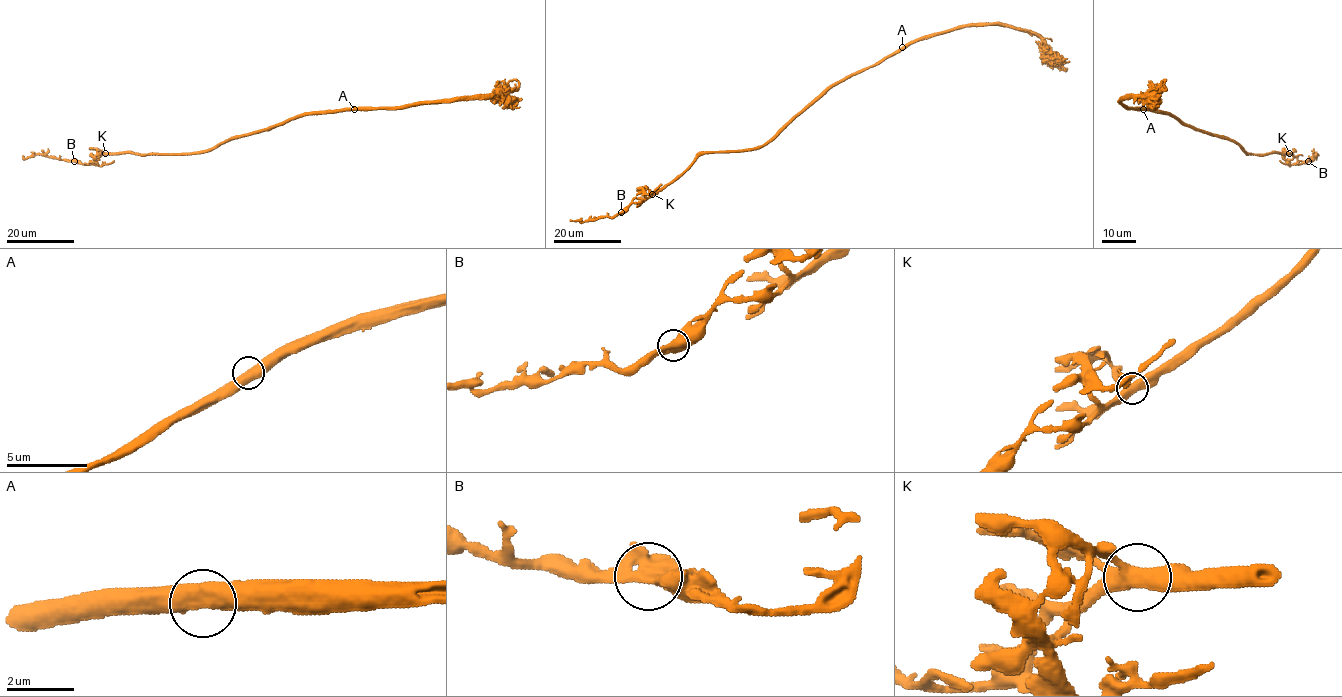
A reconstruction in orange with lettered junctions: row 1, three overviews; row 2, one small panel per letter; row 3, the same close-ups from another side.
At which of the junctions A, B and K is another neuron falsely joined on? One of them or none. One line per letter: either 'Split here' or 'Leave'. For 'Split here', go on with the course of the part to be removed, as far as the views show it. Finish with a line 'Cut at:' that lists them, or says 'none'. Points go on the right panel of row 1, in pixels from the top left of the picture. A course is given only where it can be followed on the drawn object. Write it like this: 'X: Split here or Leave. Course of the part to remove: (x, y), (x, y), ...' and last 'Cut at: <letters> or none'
A: Leave
B: Leave
K: Leave
Cut at: none

